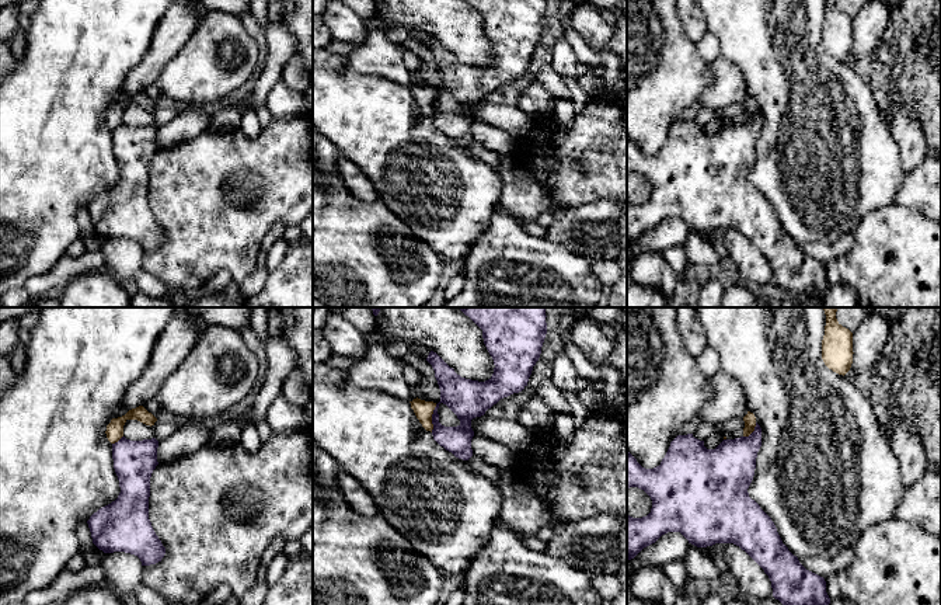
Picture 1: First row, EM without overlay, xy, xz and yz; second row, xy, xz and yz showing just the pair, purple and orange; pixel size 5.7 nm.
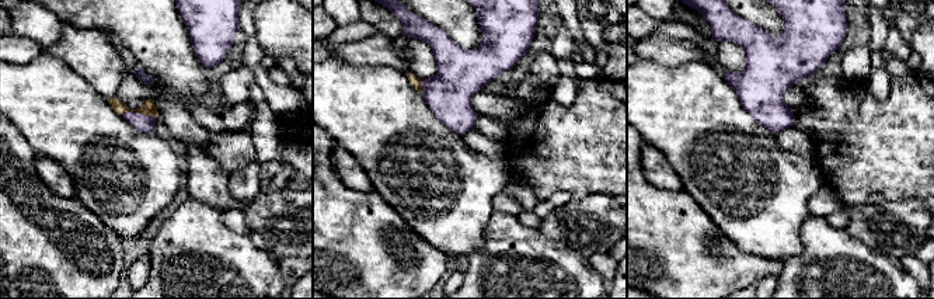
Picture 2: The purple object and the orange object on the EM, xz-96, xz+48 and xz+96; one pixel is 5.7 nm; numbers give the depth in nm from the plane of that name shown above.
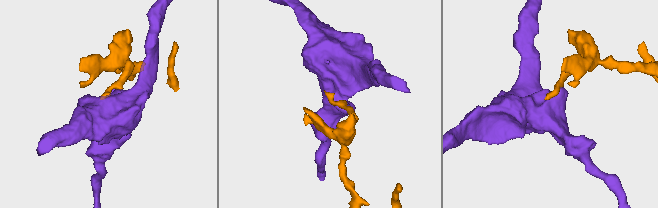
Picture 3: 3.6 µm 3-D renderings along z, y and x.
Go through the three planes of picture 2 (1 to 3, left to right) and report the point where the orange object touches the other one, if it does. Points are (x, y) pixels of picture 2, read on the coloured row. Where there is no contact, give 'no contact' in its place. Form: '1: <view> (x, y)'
1: xz-96 (138, 113)
2: xz+48 (422, 84)
3: no contact

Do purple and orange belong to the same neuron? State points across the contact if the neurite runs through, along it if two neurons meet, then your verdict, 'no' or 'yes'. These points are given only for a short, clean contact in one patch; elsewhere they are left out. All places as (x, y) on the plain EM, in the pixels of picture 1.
along xz (436, 90), (432, 98), (431, 117) | no

